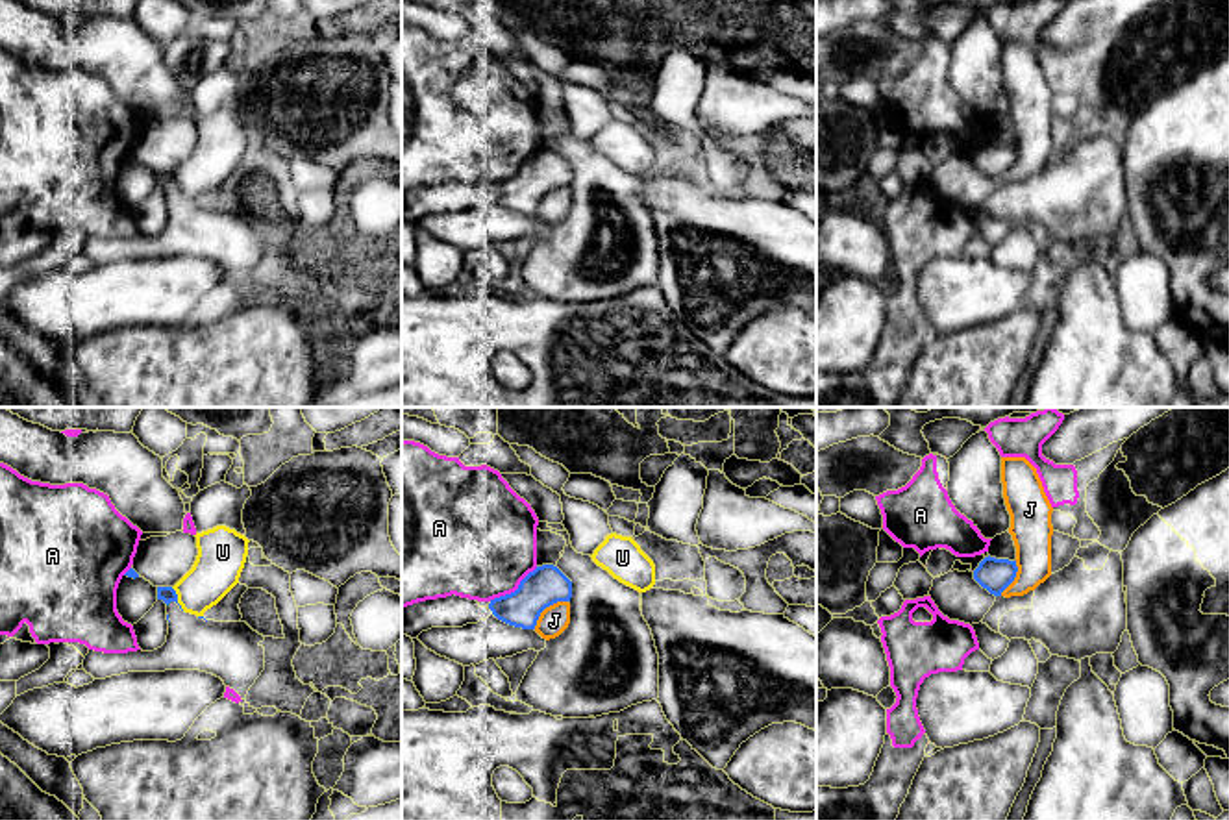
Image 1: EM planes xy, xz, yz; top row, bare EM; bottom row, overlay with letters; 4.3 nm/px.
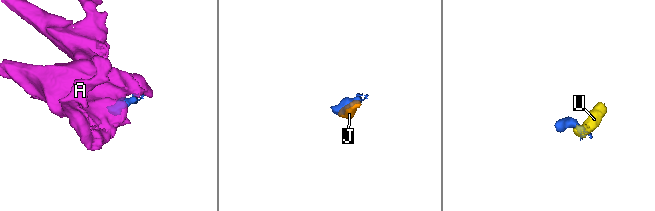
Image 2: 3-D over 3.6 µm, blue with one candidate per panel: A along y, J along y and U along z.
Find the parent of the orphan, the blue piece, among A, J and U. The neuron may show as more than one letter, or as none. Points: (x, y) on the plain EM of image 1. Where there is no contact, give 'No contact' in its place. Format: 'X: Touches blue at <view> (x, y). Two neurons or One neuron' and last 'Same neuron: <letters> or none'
A: Touches blue at xz (515, 176). Two neurons
J: Touches blue at xz (546, 191). Two neurons
U: Touches blue at xy (176, 184). Two neurons
Same neuron: none

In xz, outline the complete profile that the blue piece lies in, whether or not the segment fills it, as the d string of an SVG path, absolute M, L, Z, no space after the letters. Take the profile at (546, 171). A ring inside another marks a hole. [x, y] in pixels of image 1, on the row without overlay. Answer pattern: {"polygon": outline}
{"polygon": "M542 150L529 157L515 178L490 185L489 194L509 211L535 215L546 193L570 183L572 167L557 152Z"}

